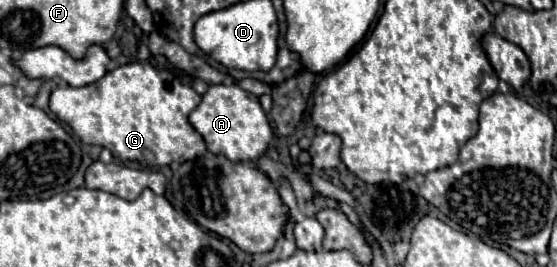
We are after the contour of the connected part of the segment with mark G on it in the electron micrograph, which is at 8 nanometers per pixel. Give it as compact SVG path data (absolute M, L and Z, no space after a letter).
M128 63L108 71L100 81L88 87L70 87L58 85L50 95L50 111L64 123L72 127L72 131L88 145L98 145L108 151L120 162L138 161L142 165L170 165L172 161L184 163L202 155L206 145L202 137L192 129L188 115L200 103L200 95L186 85L176 73L168 69L156 69L150 63Z

